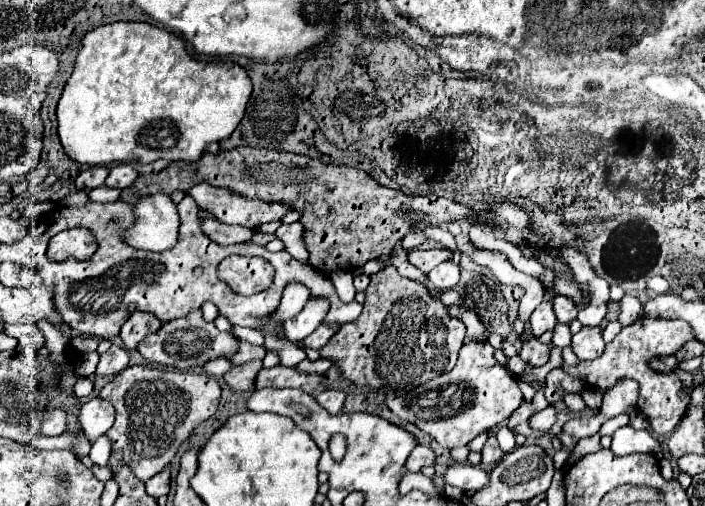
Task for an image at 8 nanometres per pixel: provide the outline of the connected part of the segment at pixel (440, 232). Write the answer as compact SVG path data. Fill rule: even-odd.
M426 227L424 233L428 238L434 239L443 247L452 251L456 250L456 242L454 236L444 227Z

